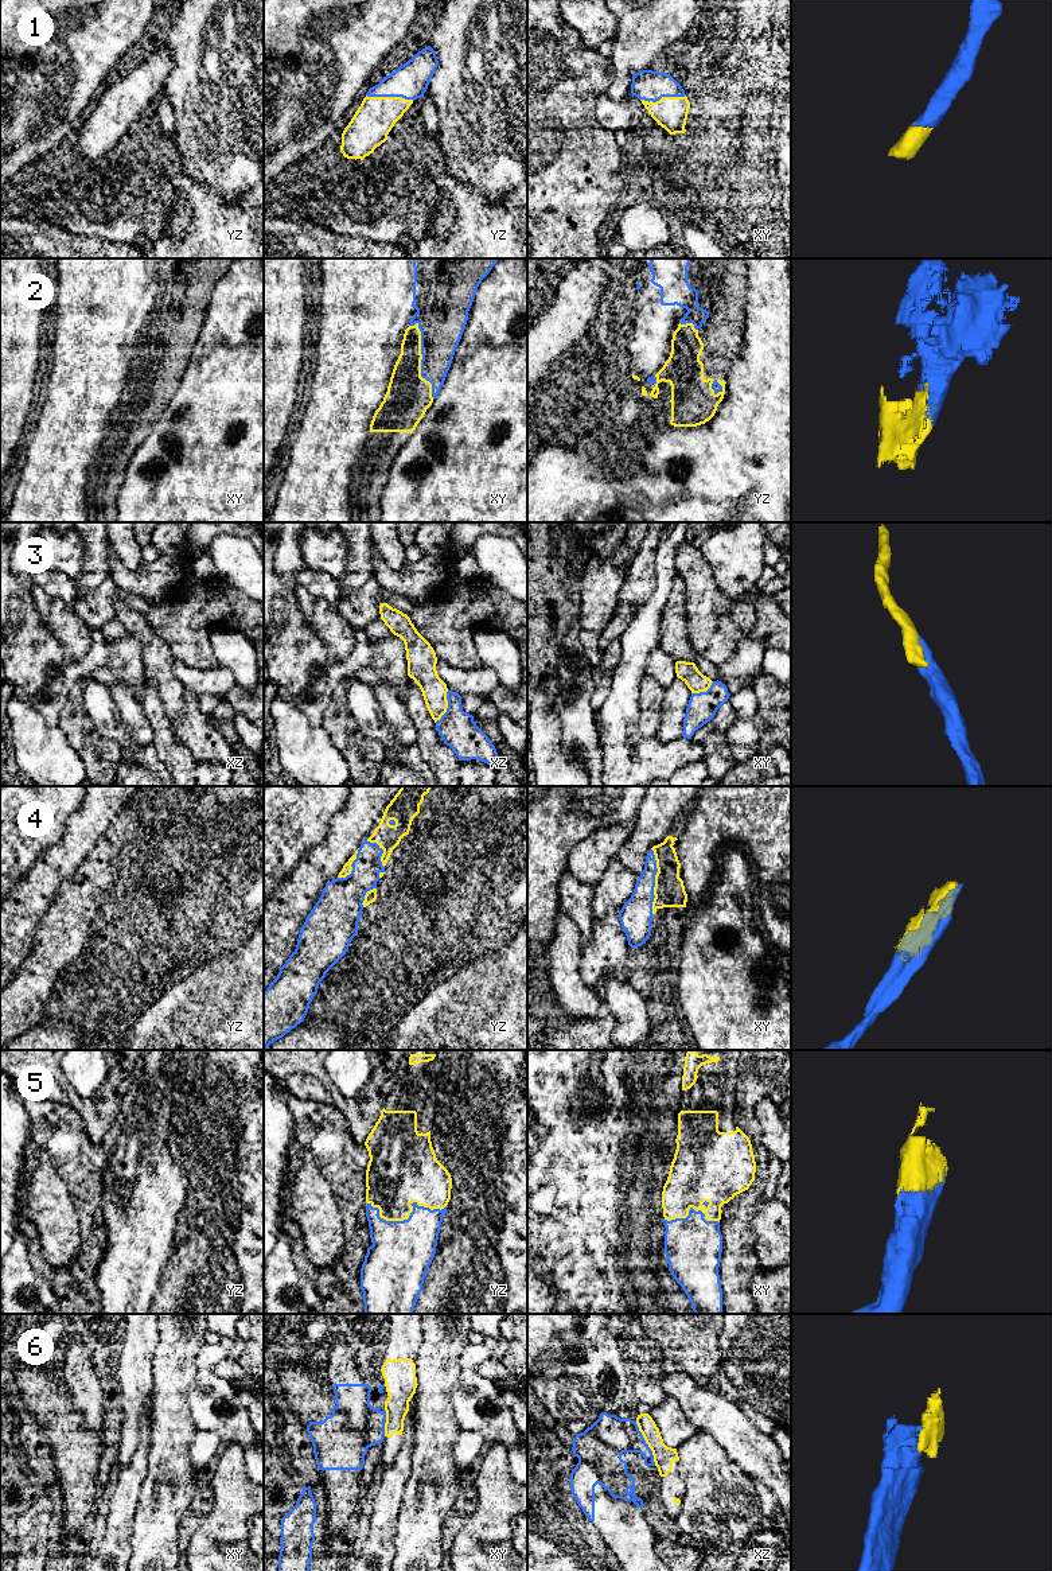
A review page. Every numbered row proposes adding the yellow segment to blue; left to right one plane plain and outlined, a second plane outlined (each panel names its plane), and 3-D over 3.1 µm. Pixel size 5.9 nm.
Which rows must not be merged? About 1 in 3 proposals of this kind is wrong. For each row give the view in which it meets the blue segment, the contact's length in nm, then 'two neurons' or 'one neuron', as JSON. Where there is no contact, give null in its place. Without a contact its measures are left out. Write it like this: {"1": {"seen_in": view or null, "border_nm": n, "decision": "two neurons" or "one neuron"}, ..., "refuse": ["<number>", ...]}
{"1": {"seen_in": "yz", "border_nm": 280, "decision": "one neuron"}, "2": {"seen_in": "xy", "border_nm": 480, "decision": "one neuron"}, "3": {"seen_in": "xz", "border_nm": 220, "decision": "two neurons"}, "4": {"seen_in": "xy", "border_nm": 400, "decision": "one neuron"}, "5": {"seen_in": "yz", "border_nm": 480, "decision": "one neuron"}, "6": {"seen_in": "xz", "border_nm": 300, "decision": "two neurons"}, "refuse": ["3", "6"]}

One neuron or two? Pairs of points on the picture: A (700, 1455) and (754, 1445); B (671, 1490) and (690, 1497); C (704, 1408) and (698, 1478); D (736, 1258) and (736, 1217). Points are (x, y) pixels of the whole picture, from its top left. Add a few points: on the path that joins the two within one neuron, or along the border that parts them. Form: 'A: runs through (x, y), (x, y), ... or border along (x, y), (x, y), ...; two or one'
A: border along (697, 1431), (709, 1434), (744, 1473); two
B: border along (678, 1463), (678, 1474), (684, 1484), (681, 1511); two
C: border along (696, 1430), (709, 1434), (720, 1446); two
D: runs through (735, 1248), (735, 1227); one

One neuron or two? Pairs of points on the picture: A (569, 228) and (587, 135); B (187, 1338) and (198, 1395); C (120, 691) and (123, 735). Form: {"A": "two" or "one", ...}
{"A": "one", "B": "two", "C": "two"}

